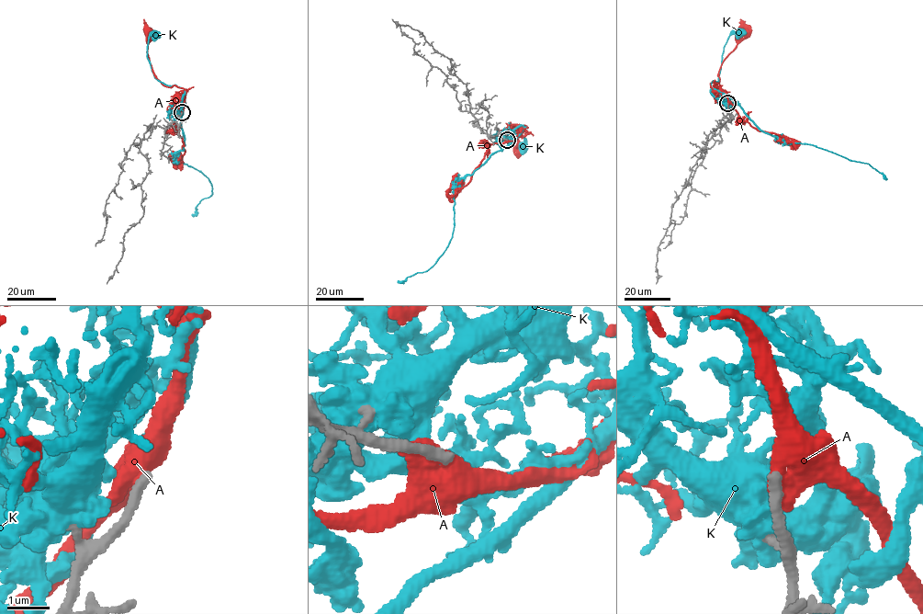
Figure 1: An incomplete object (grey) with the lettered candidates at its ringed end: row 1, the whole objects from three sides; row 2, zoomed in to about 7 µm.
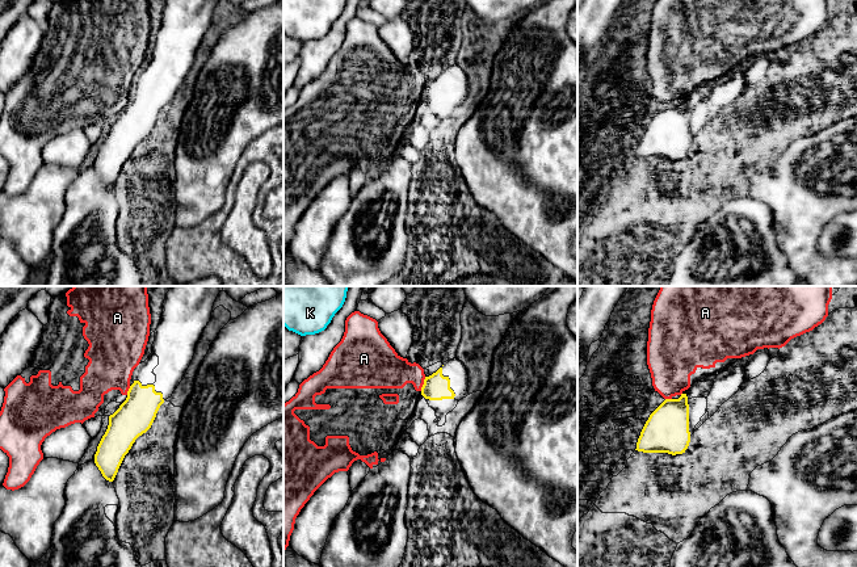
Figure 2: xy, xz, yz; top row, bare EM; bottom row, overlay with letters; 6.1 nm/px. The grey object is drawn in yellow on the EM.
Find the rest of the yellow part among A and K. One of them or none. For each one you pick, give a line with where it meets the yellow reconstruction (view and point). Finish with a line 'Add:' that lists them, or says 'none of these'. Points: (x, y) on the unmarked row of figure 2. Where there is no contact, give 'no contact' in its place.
Add: none of these

